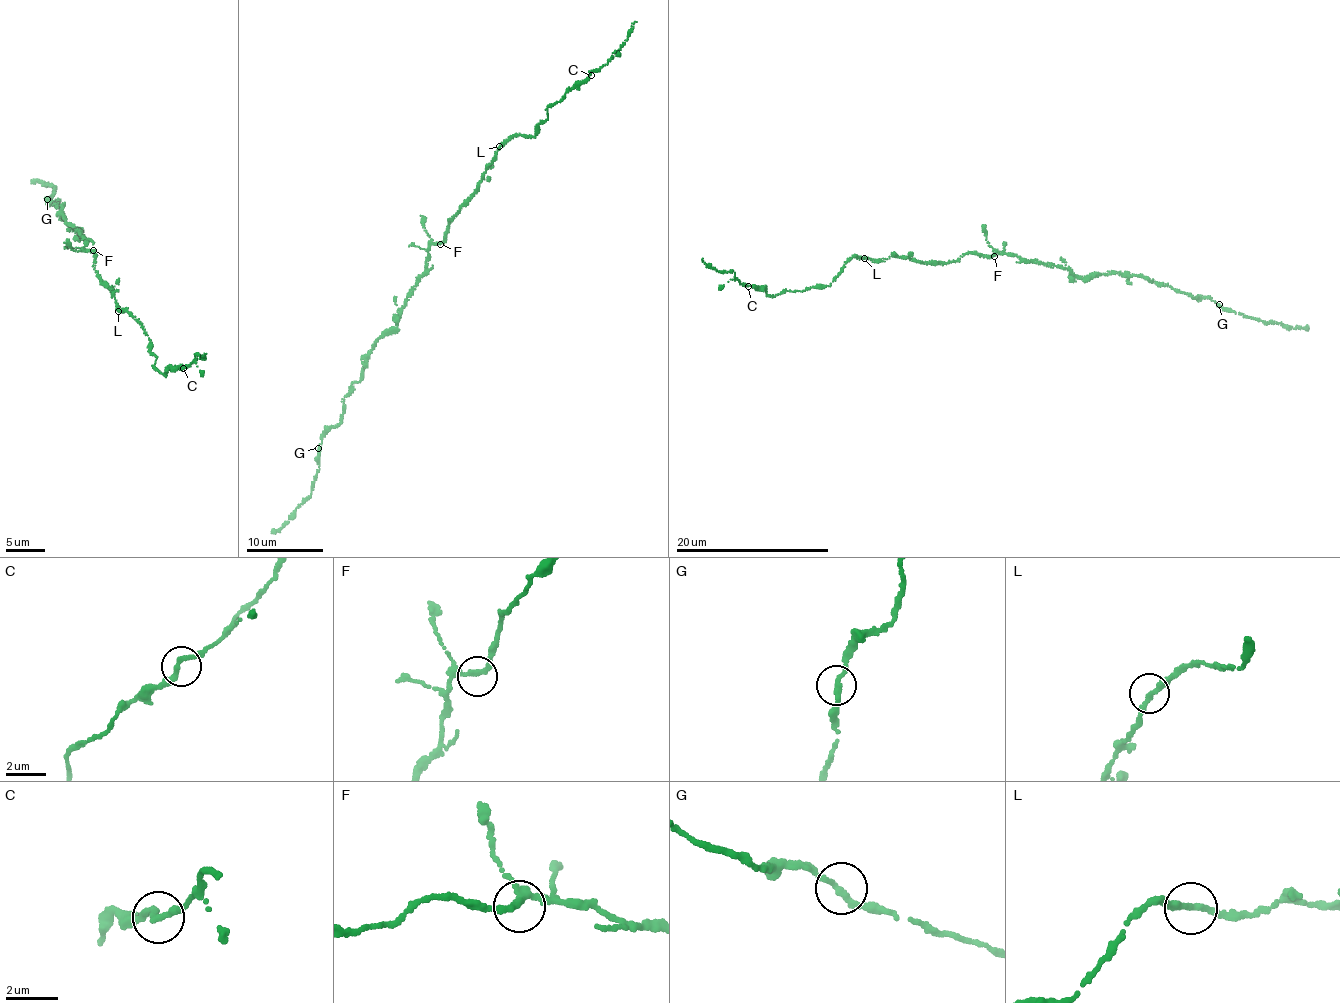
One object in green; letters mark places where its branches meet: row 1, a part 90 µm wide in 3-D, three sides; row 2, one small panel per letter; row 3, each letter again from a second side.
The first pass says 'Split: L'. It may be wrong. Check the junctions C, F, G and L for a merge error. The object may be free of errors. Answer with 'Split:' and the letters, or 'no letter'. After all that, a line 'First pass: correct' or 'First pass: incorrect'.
Split: no letter
First pass: incorrect

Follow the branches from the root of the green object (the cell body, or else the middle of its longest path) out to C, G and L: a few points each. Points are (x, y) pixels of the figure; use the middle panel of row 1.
C: (440, 243), (448, 219), (474, 191), (495, 152), (514, 136), (535, 136), (547, 108), (591, 75)
G: (440, 243), (430, 247), (400, 317), (376, 343), (363, 377), (344, 399), (342, 421), (319, 448)
L: (440, 243), (448, 227), (448, 219), (457, 212), (474, 191), (499, 146)

